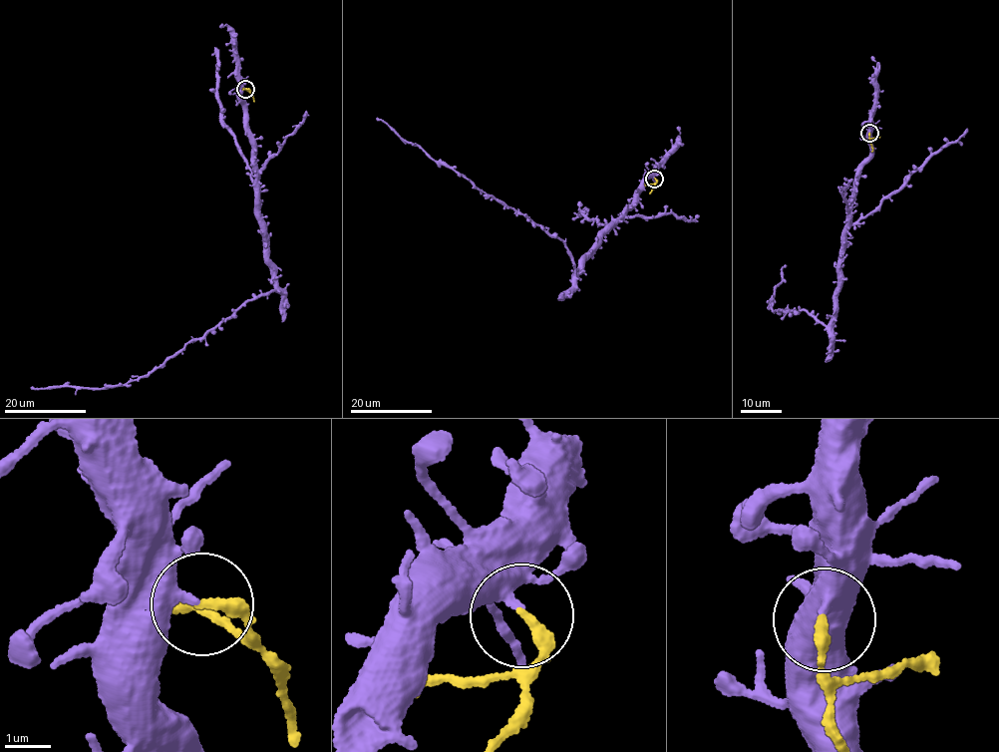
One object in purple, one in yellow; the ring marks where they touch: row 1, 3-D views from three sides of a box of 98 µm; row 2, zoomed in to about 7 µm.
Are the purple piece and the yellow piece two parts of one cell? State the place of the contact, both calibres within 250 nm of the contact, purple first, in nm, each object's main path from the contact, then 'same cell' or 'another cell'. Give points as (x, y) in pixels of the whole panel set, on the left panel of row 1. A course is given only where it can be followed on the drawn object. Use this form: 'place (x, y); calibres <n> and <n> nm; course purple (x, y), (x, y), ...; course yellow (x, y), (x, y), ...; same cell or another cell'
place (245, 89); calibres 440 and 280 nm; course purple (245, 89), (243, 114), (252, 146), (259, 214), (275, 289), (245, 303), (148, 375), (121, 385), (32, 386); course yellow (245, 88), (254, 102); another cell

